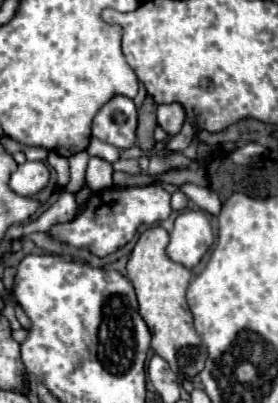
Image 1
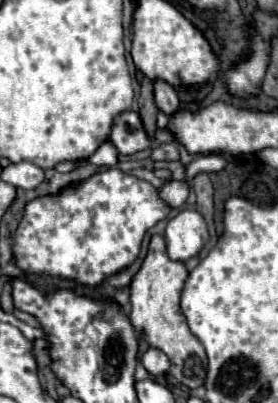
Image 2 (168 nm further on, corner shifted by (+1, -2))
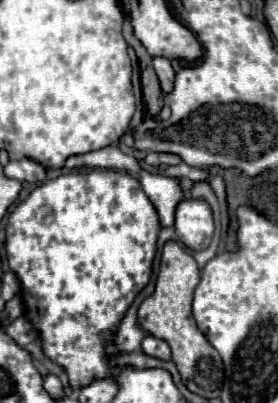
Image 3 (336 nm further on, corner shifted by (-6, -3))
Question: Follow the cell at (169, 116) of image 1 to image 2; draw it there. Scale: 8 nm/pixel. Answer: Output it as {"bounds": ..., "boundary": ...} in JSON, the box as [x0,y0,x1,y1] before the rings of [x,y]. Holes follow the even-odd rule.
{"bounds":[153,79,179,115],"boundary":[[[155,79],[153,85],[155,85],[155,103],[157,103],[157,107],[161,111],[165,111],[167,115],[175,113],[179,109],[179,97],[177,97],[175,89],[163,79]]]}

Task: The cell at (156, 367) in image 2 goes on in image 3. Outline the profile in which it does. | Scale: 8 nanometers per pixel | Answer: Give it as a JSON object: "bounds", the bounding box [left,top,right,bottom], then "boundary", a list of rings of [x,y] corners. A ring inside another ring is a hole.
{"bounds":[142,336,170,360],"boundary":[[[146,336],[142,340],[142,350],[144,354],[152,356],[152,358],[158,358],[158,360],[170,360],[170,346],[160,340],[160,338],[154,338],[154,336]]]}

